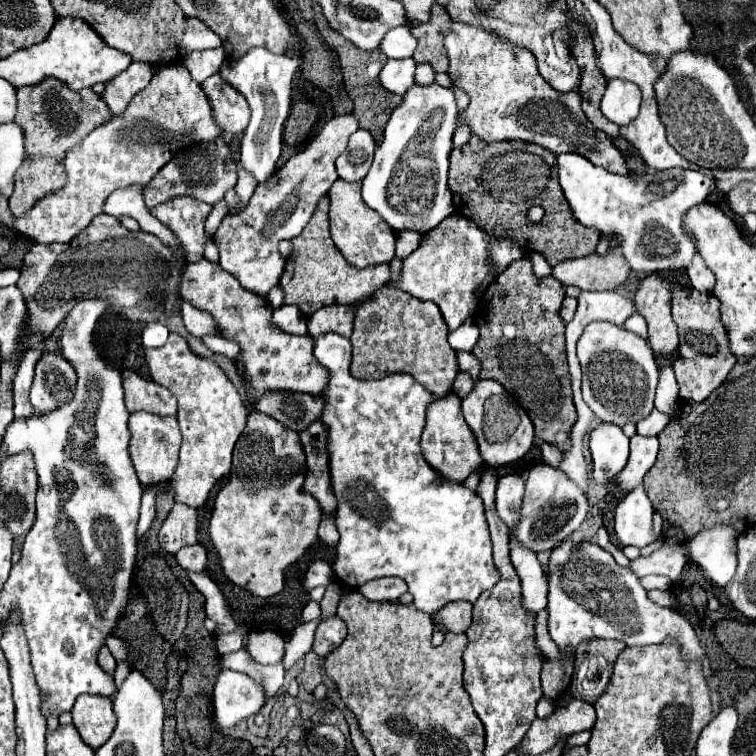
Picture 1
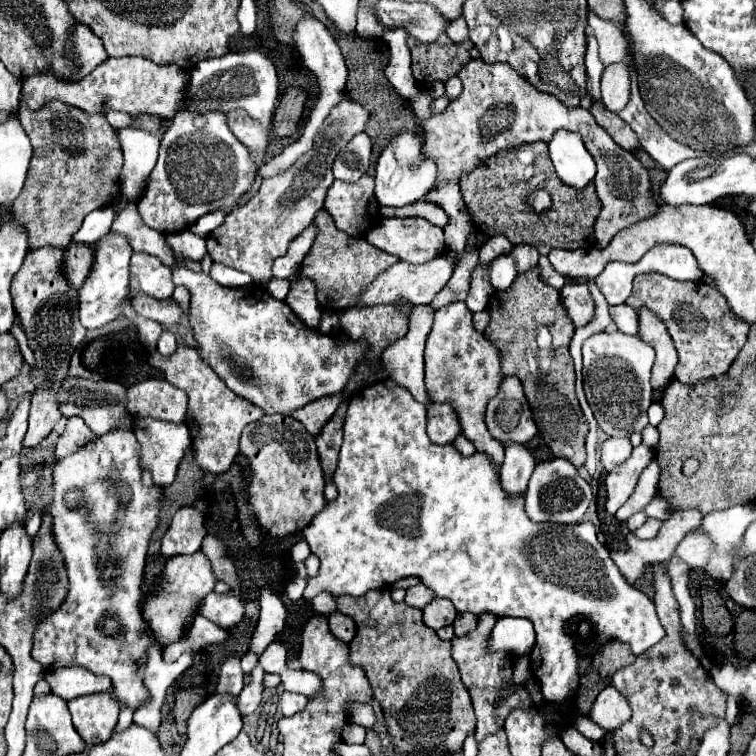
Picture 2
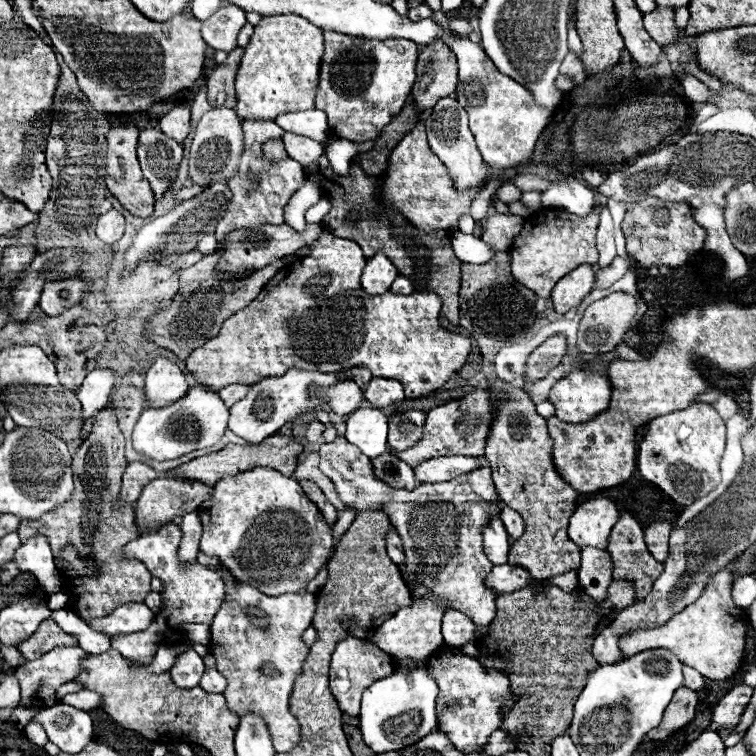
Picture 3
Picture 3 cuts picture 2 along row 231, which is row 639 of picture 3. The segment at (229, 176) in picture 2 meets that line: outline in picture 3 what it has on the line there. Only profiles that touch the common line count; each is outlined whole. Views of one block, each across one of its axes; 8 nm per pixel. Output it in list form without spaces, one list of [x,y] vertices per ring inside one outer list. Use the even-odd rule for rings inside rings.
[[[170,522],[162,526],[160,530],[152,534],[142,534],[140,538],[128,542],[122,548],[122,554],[126,558],[140,560],[152,576],[156,576],[162,582],[162,608],[154,616],[158,624],[158,644],[174,644],[184,638],[182,624],[184,622],[198,622],[198,624],[212,624],[216,612],[220,610],[220,604],[224,602],[226,596],[226,584],[220,576],[220,572],[202,566],[200,562],[188,562],[182,564],[178,558],[178,546],[182,540],[182,530],[178,524]]]

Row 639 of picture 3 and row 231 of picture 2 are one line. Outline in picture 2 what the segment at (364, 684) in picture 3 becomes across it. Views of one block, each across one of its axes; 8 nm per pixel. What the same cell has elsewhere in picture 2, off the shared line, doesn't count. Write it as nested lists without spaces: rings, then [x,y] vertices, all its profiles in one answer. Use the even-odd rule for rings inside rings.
[[[364,174],[358,182],[348,184],[348,182],[340,182],[334,180],[334,184],[328,188],[326,192],[326,200],[324,200],[324,210],[330,212],[330,216],[334,218],[336,226],[344,232],[348,232],[350,236],[360,236],[362,230],[366,230],[372,222],[372,212],[376,210],[378,214],[378,206],[374,202],[374,178]]]

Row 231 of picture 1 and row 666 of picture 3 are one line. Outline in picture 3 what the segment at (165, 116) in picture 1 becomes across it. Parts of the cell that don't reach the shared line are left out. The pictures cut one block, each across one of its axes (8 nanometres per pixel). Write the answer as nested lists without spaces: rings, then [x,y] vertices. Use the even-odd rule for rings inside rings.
[[[62,646],[62,648],[54,648],[46,654],[42,654],[36,660],[24,662],[20,666],[16,666],[14,676],[18,678],[20,684],[20,704],[22,706],[54,706],[56,704],[56,690],[66,684],[76,680],[76,676],[80,674],[82,662],[84,662],[84,650],[78,646]]]

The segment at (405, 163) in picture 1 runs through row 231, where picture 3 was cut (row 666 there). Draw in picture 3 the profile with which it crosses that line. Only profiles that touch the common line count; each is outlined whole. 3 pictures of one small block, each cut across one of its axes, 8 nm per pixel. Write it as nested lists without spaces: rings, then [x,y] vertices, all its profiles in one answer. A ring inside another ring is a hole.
[[[414,660],[414,666],[416,668],[406,670],[400,664],[396,664],[392,674],[376,680],[362,694],[360,730],[364,742],[378,754],[414,744],[426,734],[430,734],[438,724],[436,720],[438,684],[434,676],[428,672],[428,660]]]

